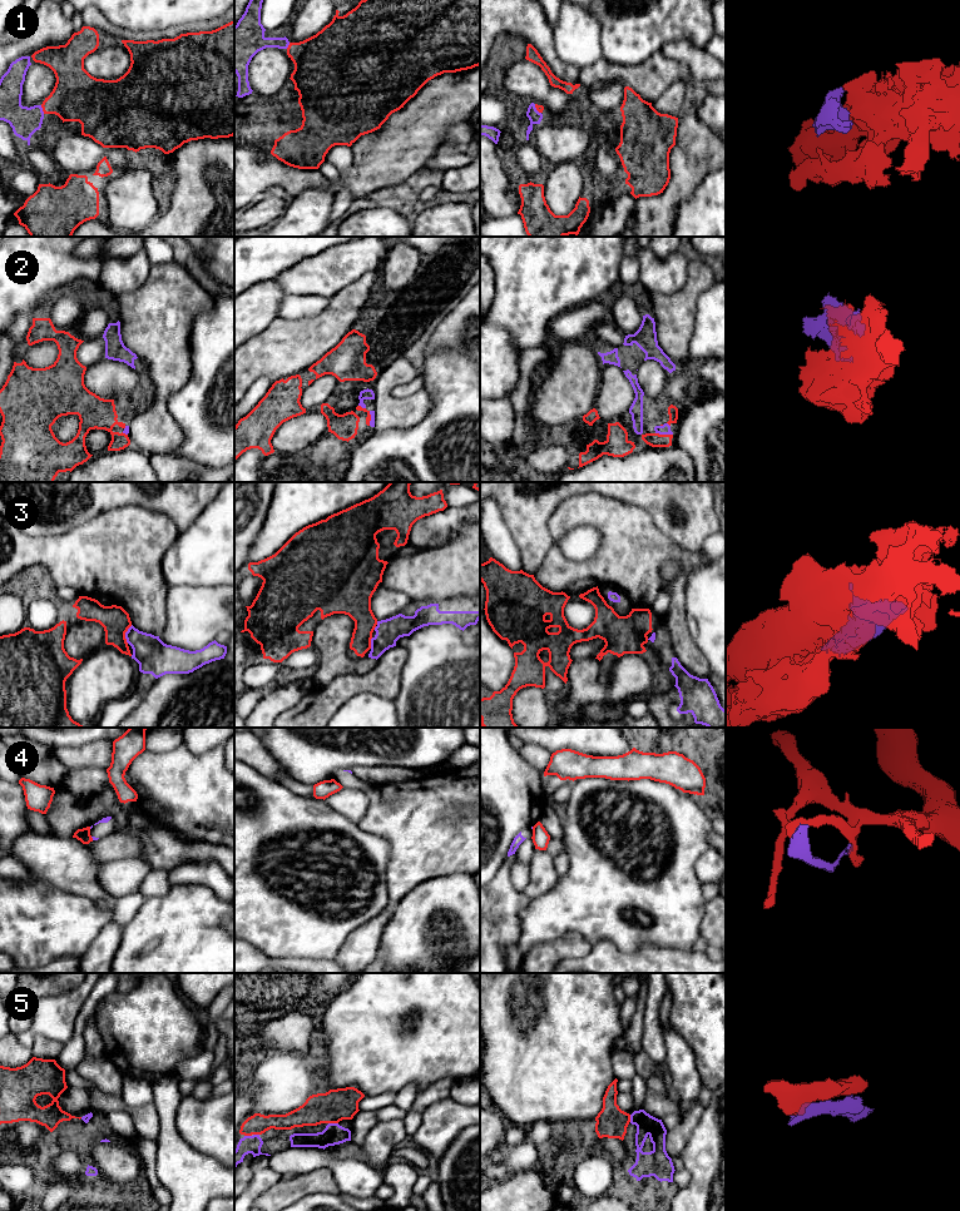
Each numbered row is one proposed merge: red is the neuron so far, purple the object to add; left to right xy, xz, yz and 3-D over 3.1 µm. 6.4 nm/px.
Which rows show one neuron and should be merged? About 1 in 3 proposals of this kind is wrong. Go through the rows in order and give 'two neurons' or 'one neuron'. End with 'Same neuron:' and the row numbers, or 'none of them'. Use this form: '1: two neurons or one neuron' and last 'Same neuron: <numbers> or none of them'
1: one neuron
2: one neuron
3: two neurons
4: two neurons
5: one neuron
Same neuron: 1, 2, 5

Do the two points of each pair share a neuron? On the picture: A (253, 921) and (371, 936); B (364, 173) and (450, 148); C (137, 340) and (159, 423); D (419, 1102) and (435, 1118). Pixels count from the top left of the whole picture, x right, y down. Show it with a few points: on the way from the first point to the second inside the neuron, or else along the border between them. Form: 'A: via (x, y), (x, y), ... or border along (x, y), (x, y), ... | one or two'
A: border along (376, 917), (357, 927), (346, 938), (335, 958) | two
B: border along (439, 147), (435, 150) | two
C: via (158, 361), (161, 363), (161, 402) | one
D: border along (449, 1096), (433, 1102), (422, 1112) | two

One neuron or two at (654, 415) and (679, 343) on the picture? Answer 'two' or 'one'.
two

